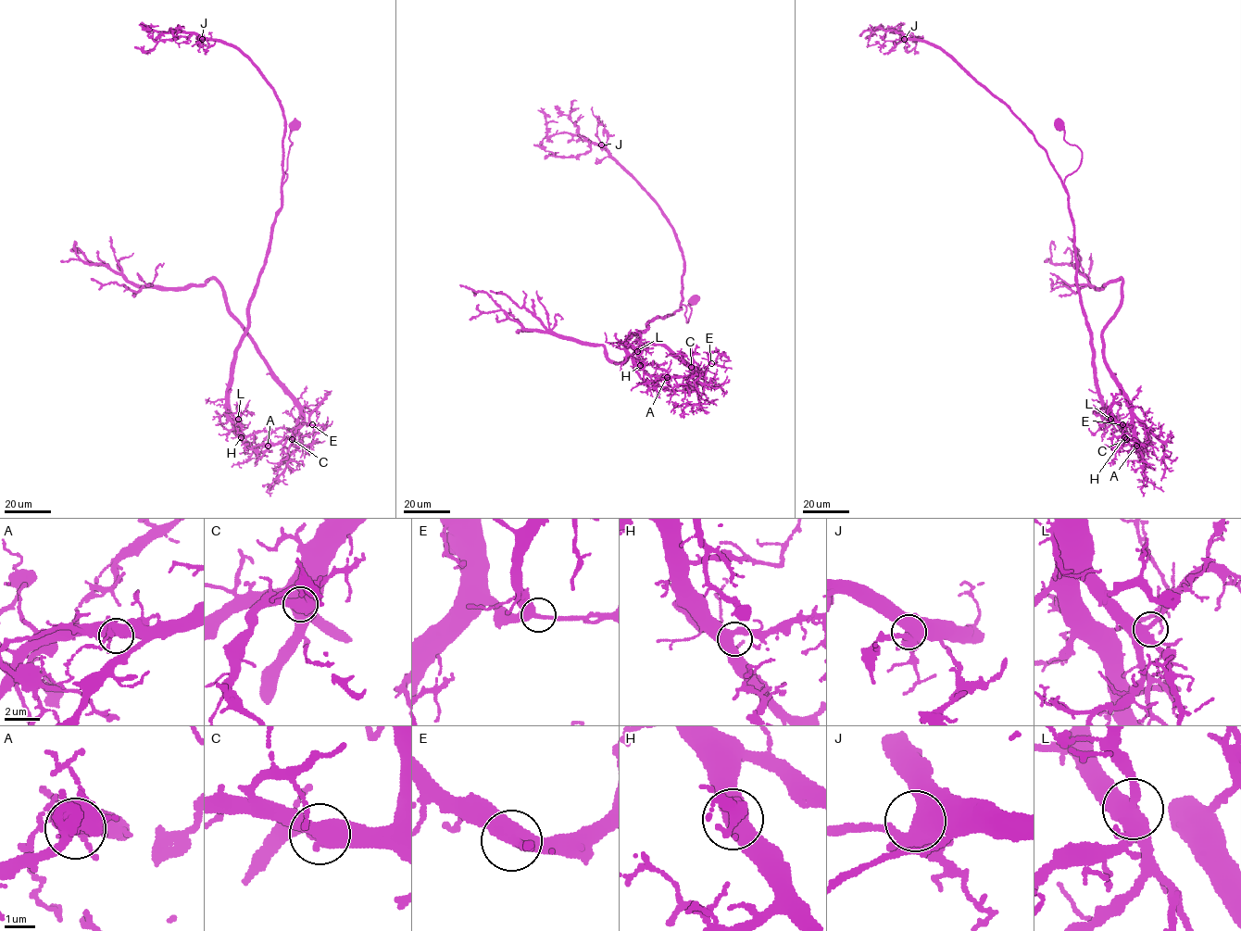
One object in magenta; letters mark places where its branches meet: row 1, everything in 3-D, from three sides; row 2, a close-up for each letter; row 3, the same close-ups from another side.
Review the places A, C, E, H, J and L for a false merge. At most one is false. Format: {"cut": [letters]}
{"cut": ["A"]}

